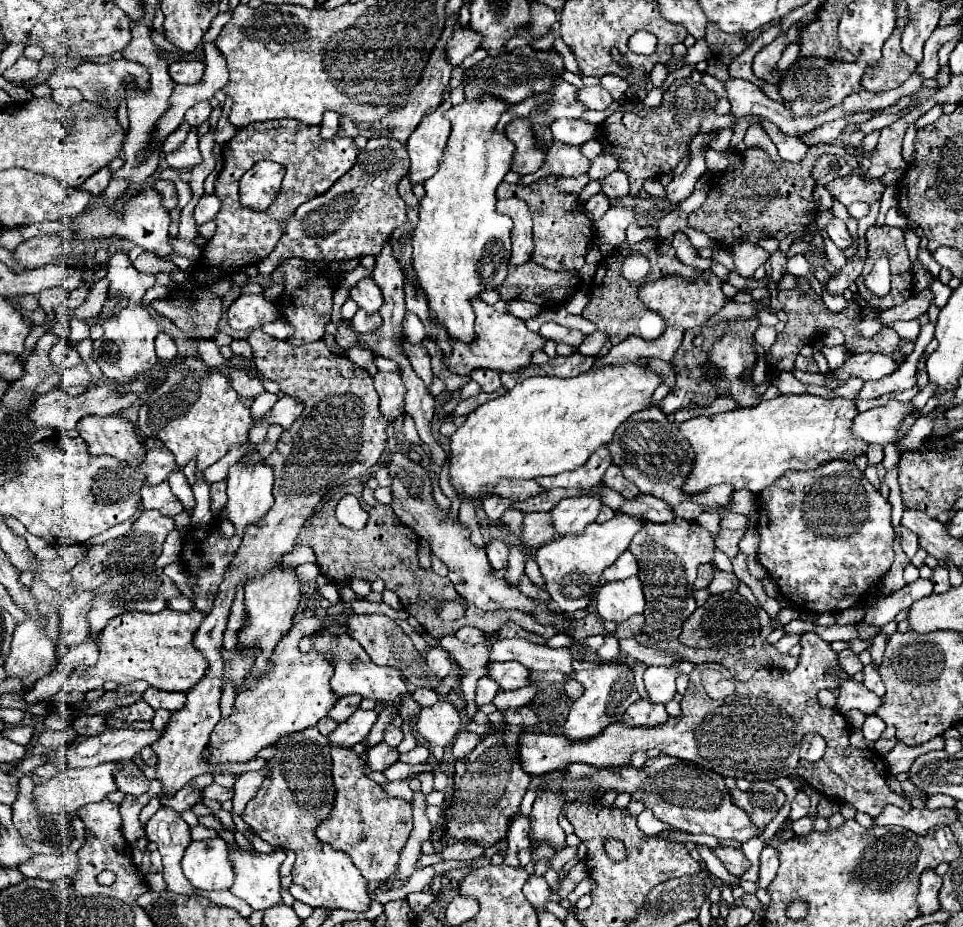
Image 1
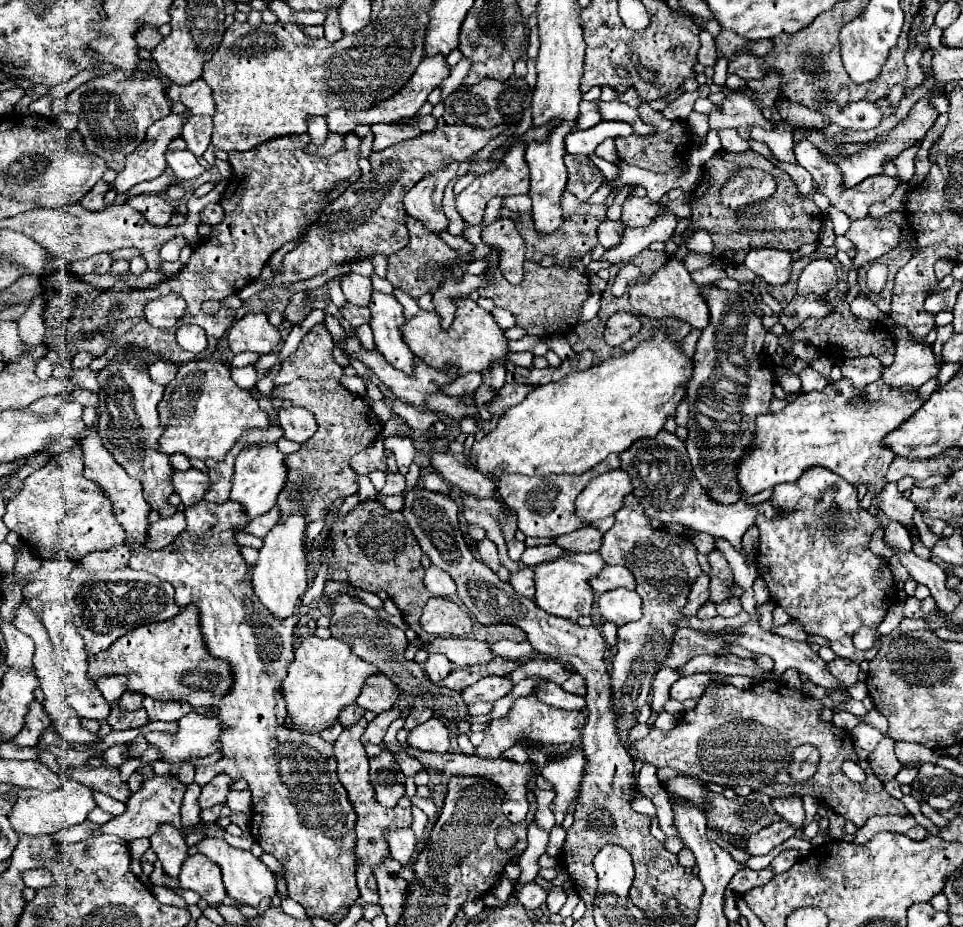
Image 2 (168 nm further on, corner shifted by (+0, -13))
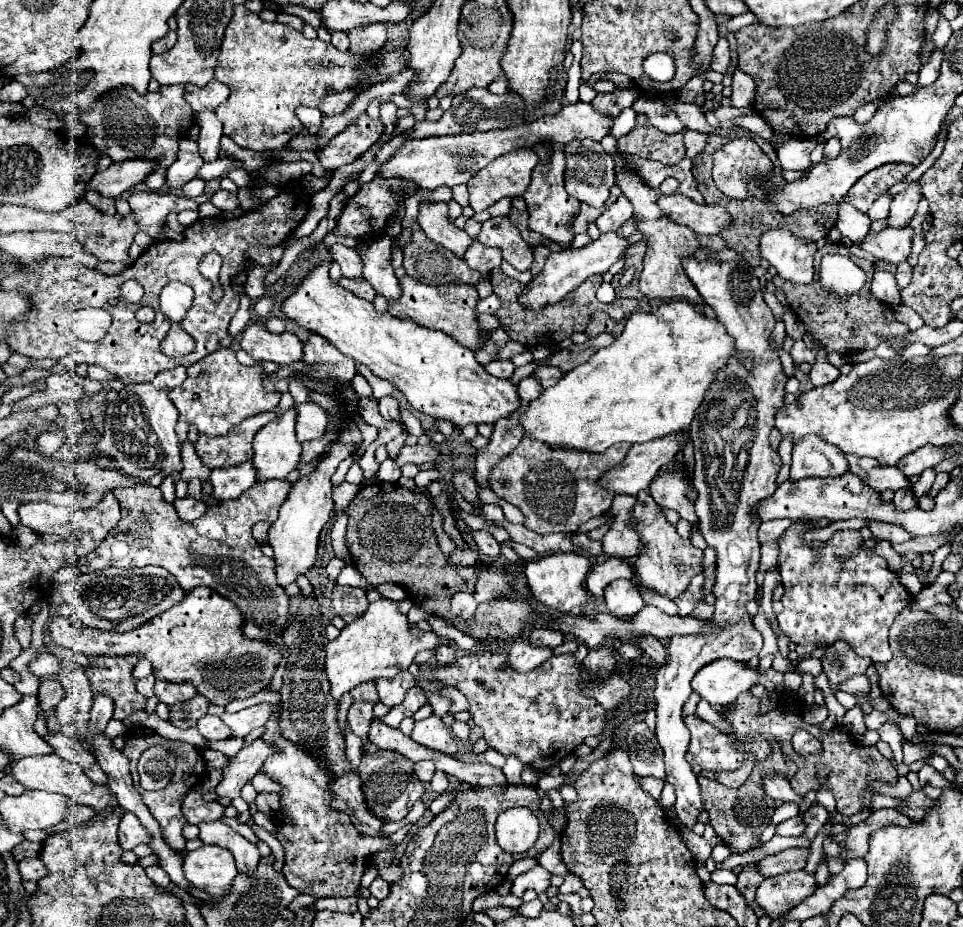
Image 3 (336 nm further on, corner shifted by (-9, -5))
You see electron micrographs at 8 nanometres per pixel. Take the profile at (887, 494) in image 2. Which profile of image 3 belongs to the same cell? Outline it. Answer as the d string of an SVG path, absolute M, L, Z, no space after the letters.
M848 456L850 460L850 470L852 474L860 476L860 480L864 480L864 484L868 484L870 488L874 488L876 492L884 492L884 490L912 490L912 484L906 476L902 476L902 472L898 472L898 468L882 468L878 464L874 464L874 460L866 460L866 458L858 458L858 456Z

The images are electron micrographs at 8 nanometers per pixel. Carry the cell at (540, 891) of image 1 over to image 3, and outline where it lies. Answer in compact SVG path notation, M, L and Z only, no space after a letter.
M536 866L524 874L520 874L514 882L512 882L512 894L514 896L522 896L526 890L534 890L536 894L546 892L550 886L550 872L544 870L542 866Z

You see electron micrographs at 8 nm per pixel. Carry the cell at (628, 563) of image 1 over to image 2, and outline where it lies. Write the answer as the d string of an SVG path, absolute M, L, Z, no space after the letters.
M605 566L593 580L589 580L589 586L597 594L603 594L607 590L615 590L621 586L627 590L635 590L635 580L625 566Z

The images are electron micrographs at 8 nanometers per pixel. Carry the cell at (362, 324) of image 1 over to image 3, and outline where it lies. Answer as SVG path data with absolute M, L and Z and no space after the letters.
M340 278L340 282L338 282L342 288L346 288L346 290L350 290L350 292L354 292L358 298L364 298L364 300L370 300L370 302L374 302L374 298L376 298L376 292L374 292L374 288L366 282L366 280L350 280L350 278Z

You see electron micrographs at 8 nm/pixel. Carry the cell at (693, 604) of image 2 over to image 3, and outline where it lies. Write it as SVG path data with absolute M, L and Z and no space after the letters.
M700 572L698 576L694 576L690 588L686 588L686 592L676 602L678 604L678 614L688 616L694 610L694 606L702 600L704 600L704 574Z

